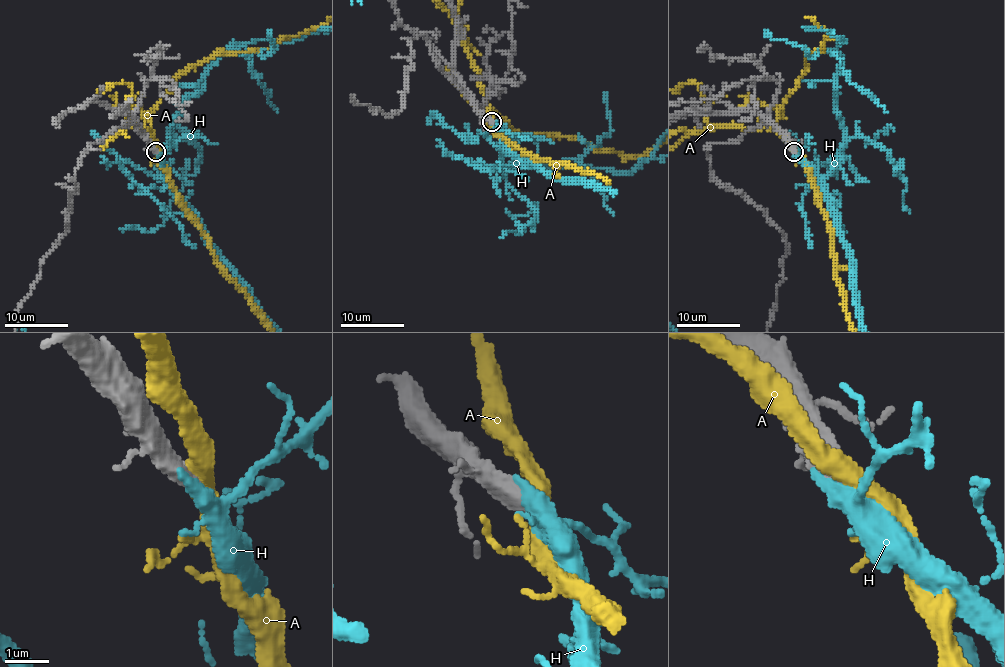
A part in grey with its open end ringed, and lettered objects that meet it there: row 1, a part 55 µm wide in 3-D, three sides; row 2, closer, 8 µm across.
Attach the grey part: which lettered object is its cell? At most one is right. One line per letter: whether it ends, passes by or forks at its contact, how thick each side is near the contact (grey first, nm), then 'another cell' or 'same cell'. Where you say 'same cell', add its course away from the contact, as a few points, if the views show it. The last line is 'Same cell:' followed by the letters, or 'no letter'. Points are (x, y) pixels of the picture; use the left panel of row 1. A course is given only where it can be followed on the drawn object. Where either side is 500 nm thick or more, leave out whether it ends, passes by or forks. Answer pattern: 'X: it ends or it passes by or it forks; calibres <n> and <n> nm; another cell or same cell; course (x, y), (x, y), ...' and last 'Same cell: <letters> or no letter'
A: calibres 500 and 440 nm; another cell
H: calibres 500 and 460 nm; same cell
Same cell: H

